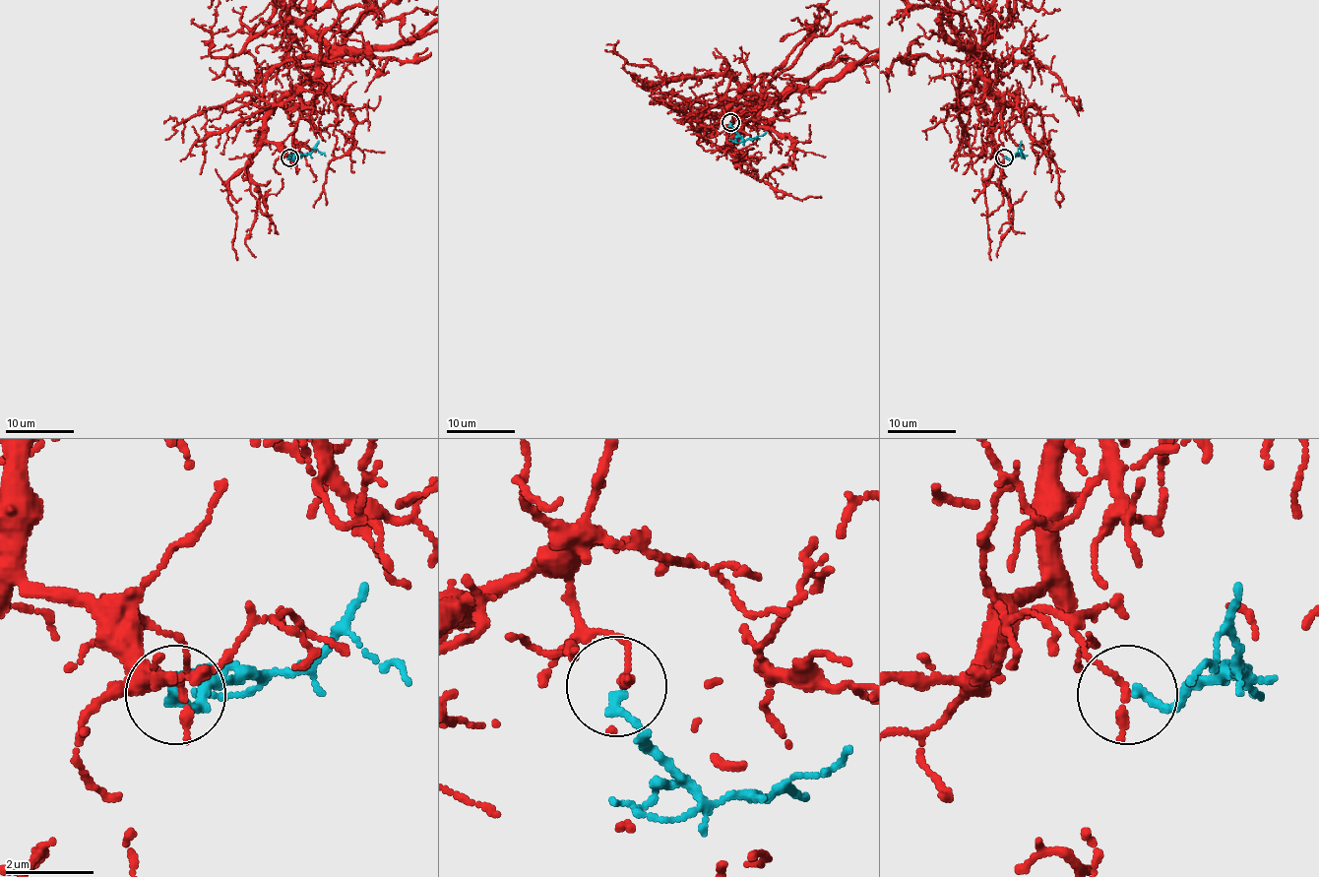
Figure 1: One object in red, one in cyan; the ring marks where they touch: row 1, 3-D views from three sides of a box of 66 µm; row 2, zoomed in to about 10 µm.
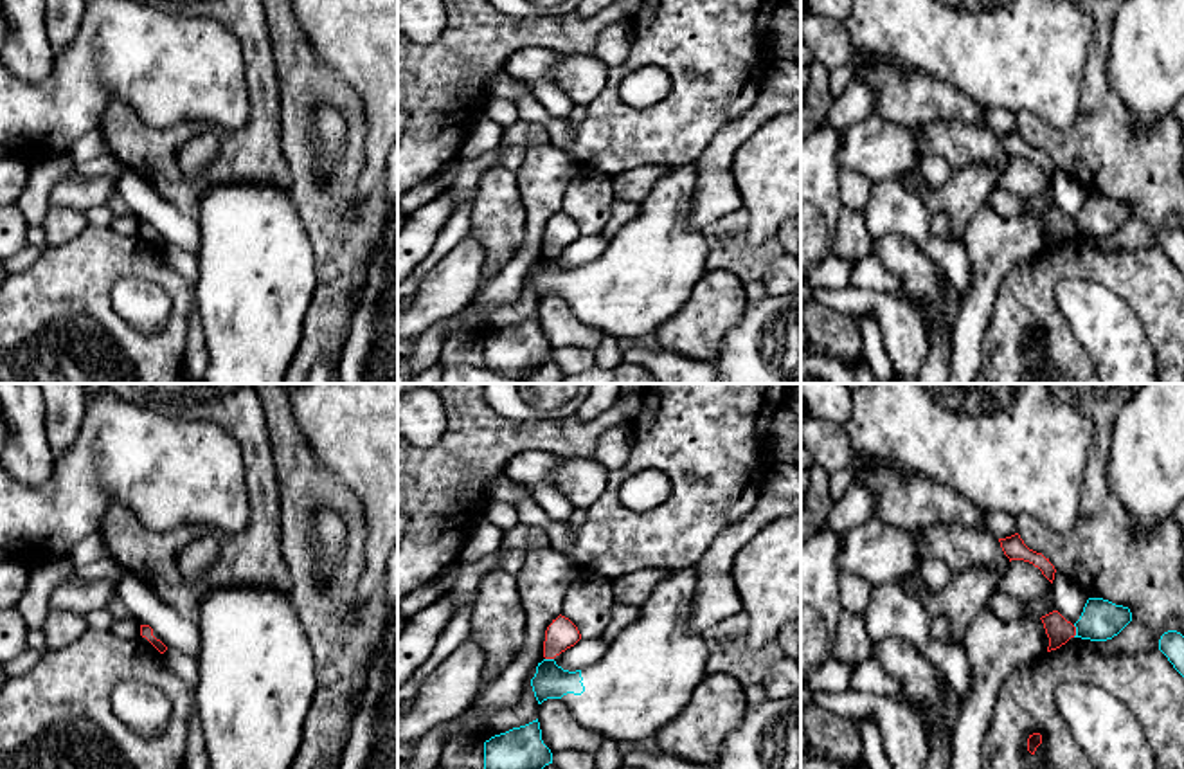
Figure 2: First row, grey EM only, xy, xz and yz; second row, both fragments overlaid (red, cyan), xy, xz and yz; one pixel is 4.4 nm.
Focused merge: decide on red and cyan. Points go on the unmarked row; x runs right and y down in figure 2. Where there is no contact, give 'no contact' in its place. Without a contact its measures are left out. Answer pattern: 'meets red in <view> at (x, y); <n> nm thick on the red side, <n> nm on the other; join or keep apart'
meets red in yz at (1075, 227); 120 nm thick on the red side, 180 nm on the other; keep apart

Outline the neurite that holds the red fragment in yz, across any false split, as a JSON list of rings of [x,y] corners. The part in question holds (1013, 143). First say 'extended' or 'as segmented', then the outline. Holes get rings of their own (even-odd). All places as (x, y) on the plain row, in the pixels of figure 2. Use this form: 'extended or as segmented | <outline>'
as segmented | [[[1018,130],[1006,135],[999,135],[999,139],[1009,158],[1011,157],[1029,158],[1035,164],[1038,164],[1042,171],[1053,180],[1056,169],[1054,162],[1042,149],[1029,146]]]

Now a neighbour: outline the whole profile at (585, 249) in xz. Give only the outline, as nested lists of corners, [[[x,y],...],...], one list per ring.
[[[603,234],[579,236],[574,243],[567,245],[554,254],[556,261],[563,267],[576,268],[597,259],[608,247],[608,238]]]

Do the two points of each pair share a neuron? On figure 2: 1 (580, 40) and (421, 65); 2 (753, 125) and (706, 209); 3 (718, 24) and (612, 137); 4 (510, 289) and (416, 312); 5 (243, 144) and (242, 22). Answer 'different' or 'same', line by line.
1: same
2: same
3: same
4: different
5: same

